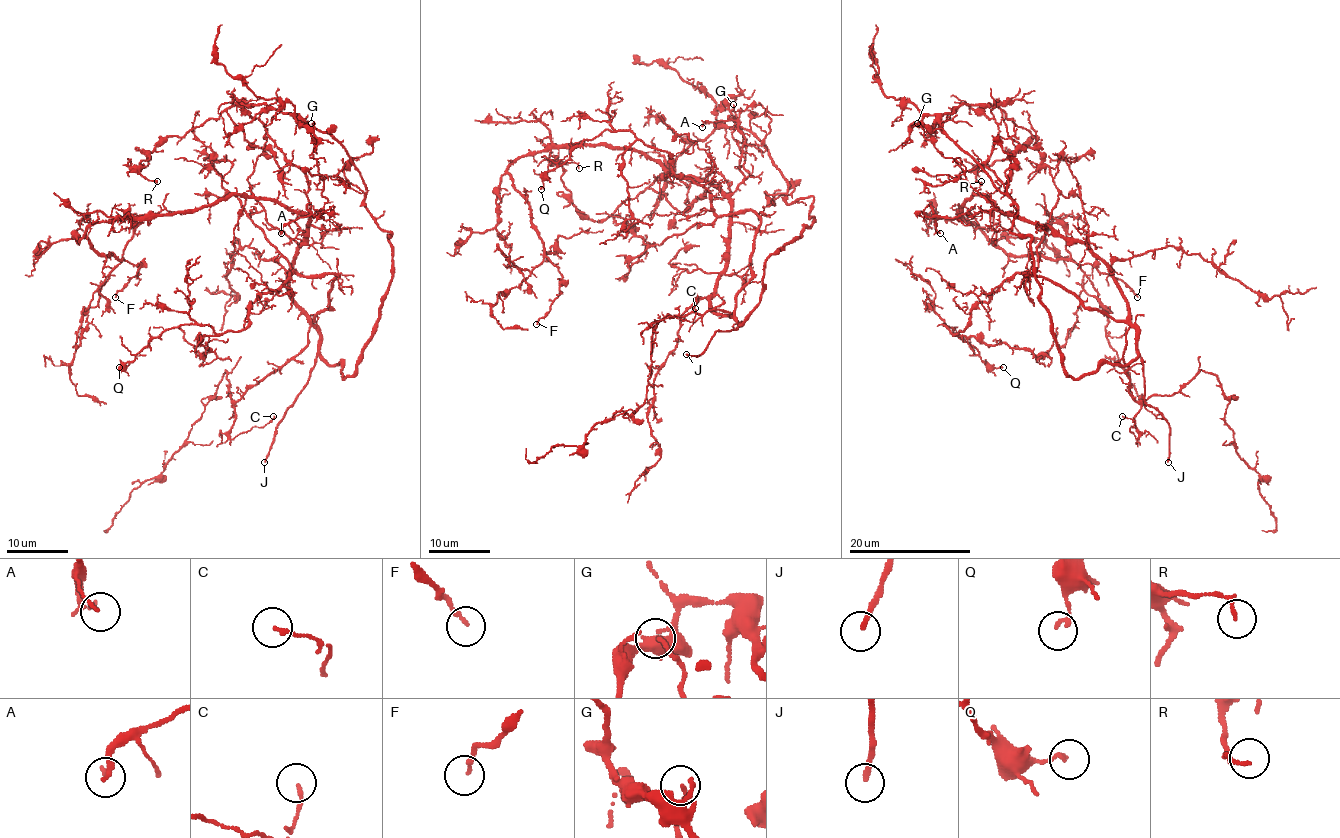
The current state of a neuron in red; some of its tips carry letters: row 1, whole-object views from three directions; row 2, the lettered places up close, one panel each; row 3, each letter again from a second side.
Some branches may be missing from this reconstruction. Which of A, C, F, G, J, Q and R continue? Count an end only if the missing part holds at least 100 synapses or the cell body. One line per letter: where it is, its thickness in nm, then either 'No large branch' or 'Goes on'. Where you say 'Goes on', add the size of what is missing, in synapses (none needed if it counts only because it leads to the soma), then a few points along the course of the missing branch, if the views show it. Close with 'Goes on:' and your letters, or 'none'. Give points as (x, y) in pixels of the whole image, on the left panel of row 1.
A: Place: (281, 233). Thickness 160 nm. No large branch
C: Place: (273, 416). Thickness 130 nm. No large branch
F: Place: (115, 297). Thickness 160 nm. No large branch
G: Place: (311, 123). Thickness 110 nm. No large branch
J: Place: (264, 462). Thickness 180 nm. Goes on
Q: Place: (119, 367). Thickness 140 nm. No large branch
R: Place: (157, 181). Thickness 160 nm. No large branch
Goes on: J

